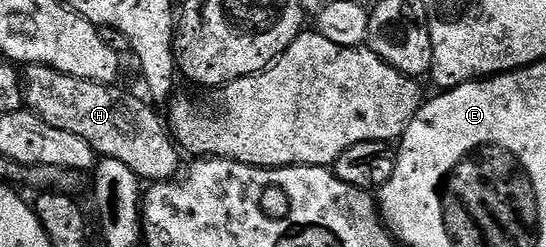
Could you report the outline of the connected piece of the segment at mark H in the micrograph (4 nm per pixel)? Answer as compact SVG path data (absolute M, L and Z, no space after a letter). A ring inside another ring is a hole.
M34 65L23 71L22 85L28 110L53 128L85 138L97 155L122 160L137 178L149 183L167 182L181 173L182 154L165 119L161 115L159 118L142 99L119 90L119 85L87 82L49 66Z

